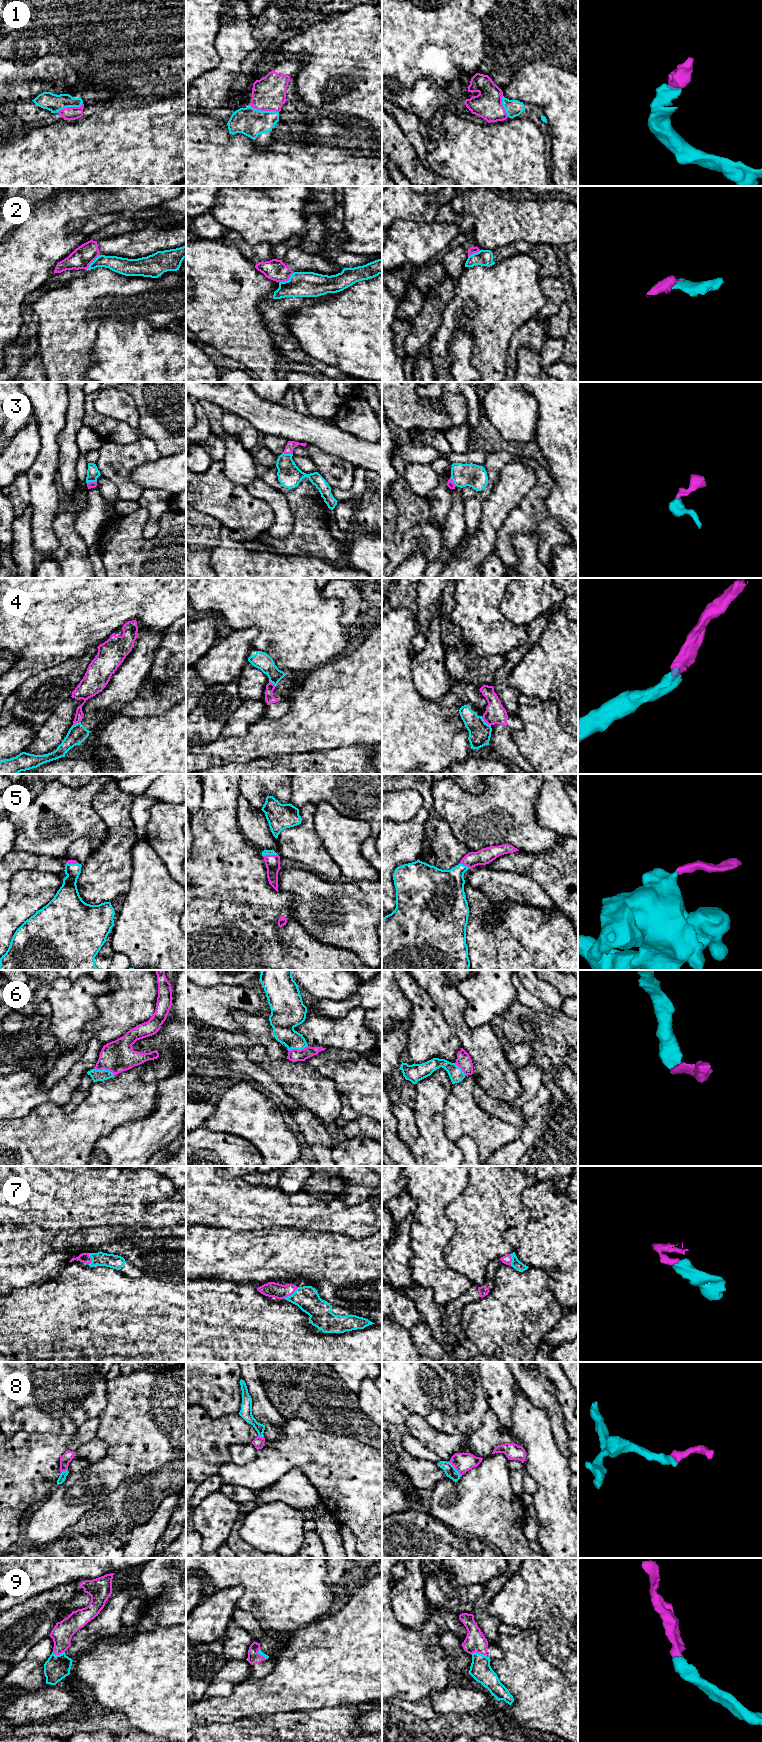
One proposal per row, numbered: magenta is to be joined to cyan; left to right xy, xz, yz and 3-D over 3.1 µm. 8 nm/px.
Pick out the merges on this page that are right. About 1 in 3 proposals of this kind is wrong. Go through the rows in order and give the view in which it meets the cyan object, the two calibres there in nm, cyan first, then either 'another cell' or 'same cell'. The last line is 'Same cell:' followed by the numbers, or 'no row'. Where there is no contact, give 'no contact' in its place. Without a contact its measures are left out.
1: meets cyan in xz; 220 nm thick on the cyan side, 280 nm on the other; same cell
2: meets cyan in xz; 200 nm thick on the cyan side, 170 nm on the other; another cell
3: meets cyan in xz; 190 nm thick on the cyan side, 70 nm on the other; same cell
4: meets cyan in yz; 180 nm thick on the cyan side, 170 nm on the other; another cell
5: meets cyan in xz; 50 nm thick on the cyan side, 120 nm on the other; same cell
6: meets cyan in xy; 100 nm thick on the cyan side, 260 nm on the other; same cell
7: meets cyan in xz; 190 nm thick on the cyan side, 120 nm on the other; same cell
8: meets cyan in yz; 90 nm thick on the cyan side, 160 nm on the other; same cell
9: meets cyan in yz; 170 nm thick on the cyan side, 170 nm on the other; same cell
Same cell: 1, 3, 5, 6, 7, 8, 9

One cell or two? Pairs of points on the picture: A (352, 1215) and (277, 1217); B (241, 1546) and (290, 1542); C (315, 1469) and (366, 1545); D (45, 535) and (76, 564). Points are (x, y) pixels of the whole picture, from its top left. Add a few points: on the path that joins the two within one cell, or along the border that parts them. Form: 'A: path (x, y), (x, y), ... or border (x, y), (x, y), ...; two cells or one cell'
A: path (333, 1215), (296, 1214); one cell
B: border (242, 1523), (239, 1529), (239, 1536), (254, 1547); two cells
C: path (334, 1488), (366, 1520), (366, 1526); one cell
D: border (53, 523), (57, 547), (45, 557); two cells

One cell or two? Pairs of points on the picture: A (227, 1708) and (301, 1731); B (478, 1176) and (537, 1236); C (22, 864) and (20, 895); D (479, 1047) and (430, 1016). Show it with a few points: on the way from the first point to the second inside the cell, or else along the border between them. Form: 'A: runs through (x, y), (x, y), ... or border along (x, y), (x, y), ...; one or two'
A: border along (278, 1712), (242, 1717), (232, 1722); two
B: border along (522, 1202), (529, 1209), (529, 1222), (514, 1228); two
C: border along (45, 871), (18, 870), (10, 880); two
D: border along (442, 1014), (445, 1021), (455, 1031), (462, 1047); two

